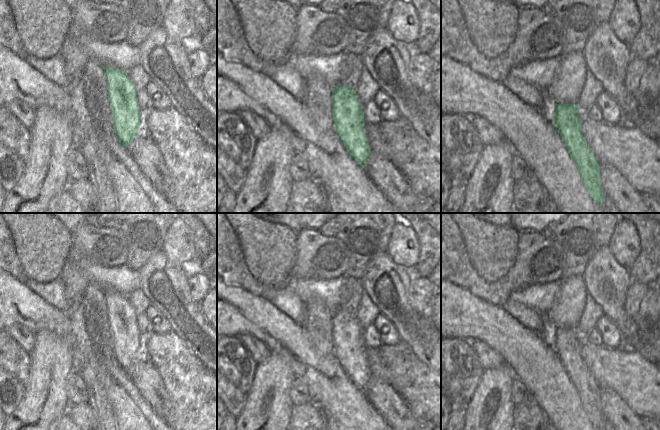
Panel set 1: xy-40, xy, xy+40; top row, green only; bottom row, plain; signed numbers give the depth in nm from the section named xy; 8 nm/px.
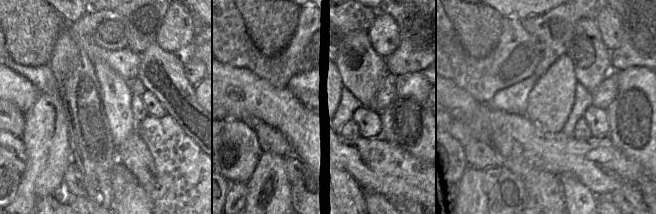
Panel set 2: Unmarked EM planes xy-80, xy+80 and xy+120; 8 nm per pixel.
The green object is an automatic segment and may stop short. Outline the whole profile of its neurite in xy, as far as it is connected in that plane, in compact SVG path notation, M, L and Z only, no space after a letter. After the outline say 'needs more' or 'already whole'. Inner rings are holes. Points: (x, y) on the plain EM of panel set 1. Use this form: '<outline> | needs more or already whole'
M337 309L332 317L334 355L350 380L364 393L372 377L364 355L364 330L356 314Z | already whole

